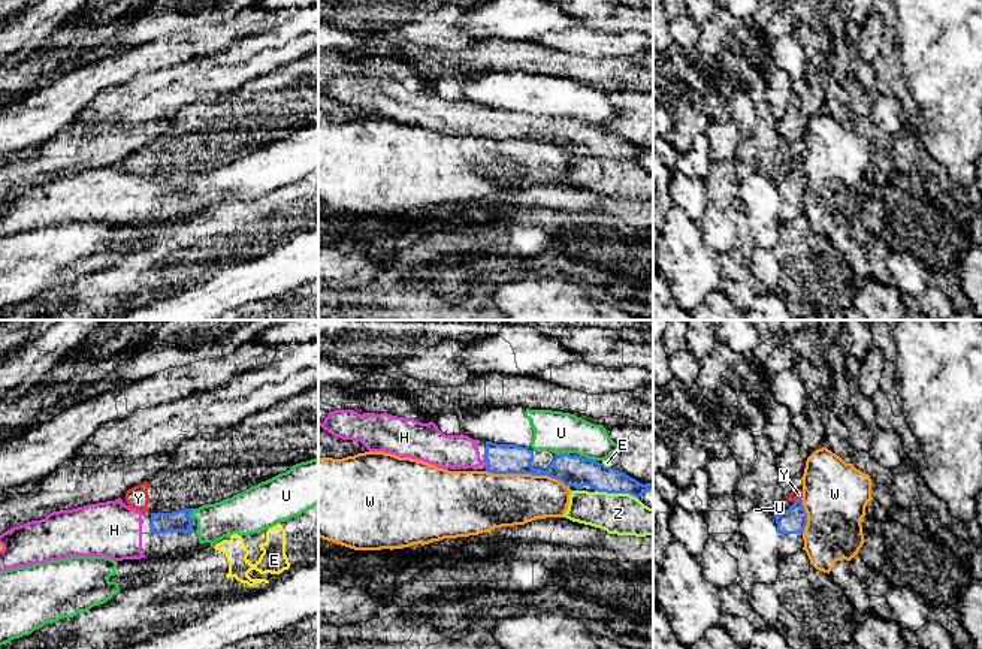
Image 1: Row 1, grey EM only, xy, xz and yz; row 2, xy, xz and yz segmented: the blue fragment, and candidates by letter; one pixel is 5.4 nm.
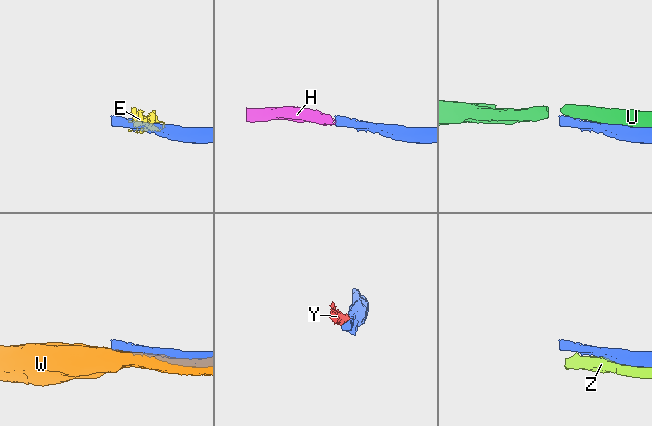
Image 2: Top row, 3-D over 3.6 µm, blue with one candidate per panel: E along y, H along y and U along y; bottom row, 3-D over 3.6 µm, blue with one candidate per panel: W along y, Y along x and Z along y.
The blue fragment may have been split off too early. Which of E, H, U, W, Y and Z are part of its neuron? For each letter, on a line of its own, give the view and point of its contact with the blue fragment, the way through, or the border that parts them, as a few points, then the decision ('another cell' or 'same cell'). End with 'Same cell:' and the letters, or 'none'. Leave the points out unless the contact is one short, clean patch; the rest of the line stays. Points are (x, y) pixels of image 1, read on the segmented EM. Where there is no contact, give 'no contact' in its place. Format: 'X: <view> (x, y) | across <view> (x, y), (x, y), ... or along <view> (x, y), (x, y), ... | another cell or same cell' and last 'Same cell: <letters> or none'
E: xz (607, 467) | along xz (603, 462), (610, 467) | another cell
H: xz (488, 464) | across xz (501, 458), (488, 464), (462, 452), (446, 452) | same cell
U: xz (591, 459) | another cell
W: xz (528, 473) | another cell
Y: yz (797, 500) | along yz (800, 497), (794, 501) | another cell
Z: xz (618, 492) | another cell
Same cell: H

